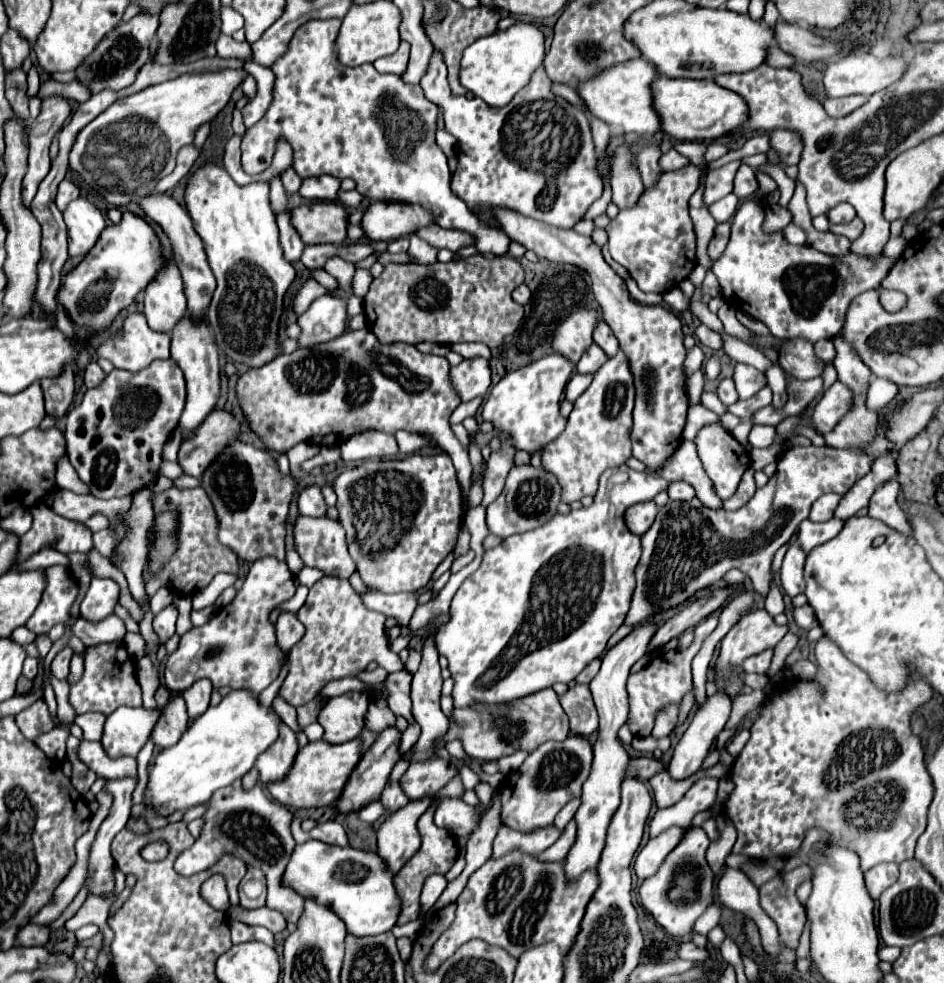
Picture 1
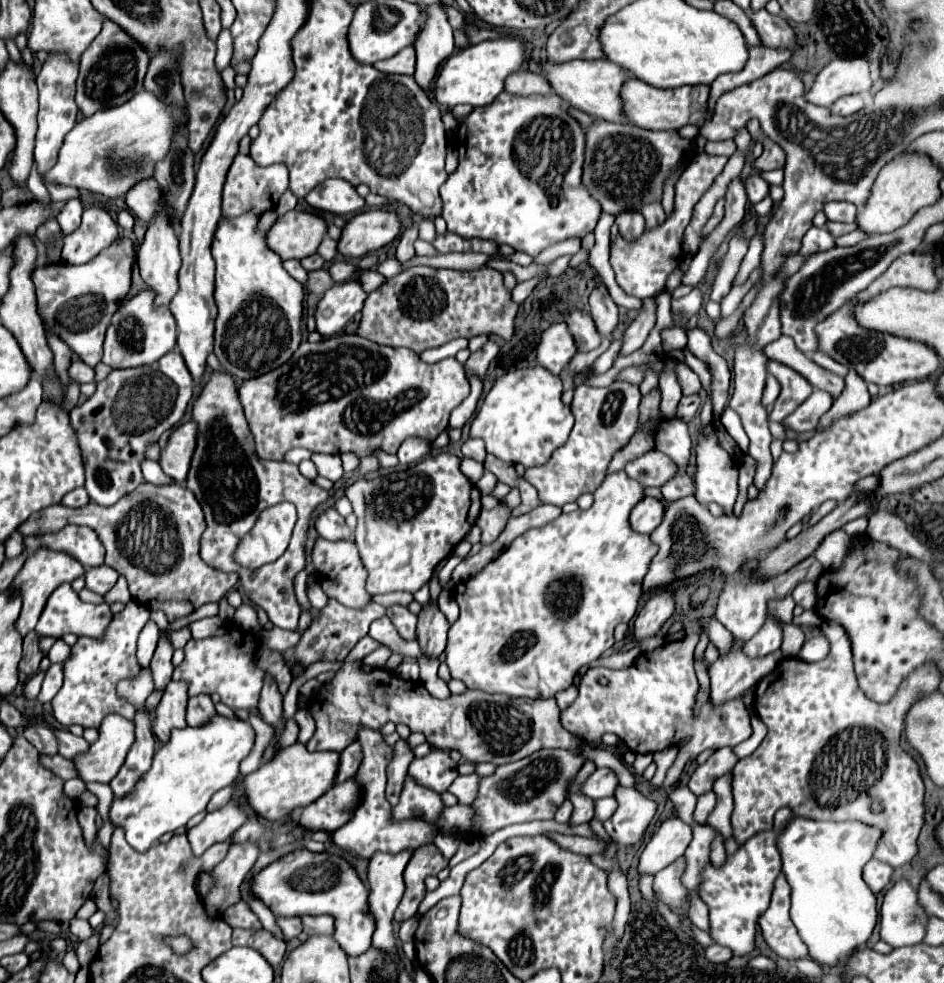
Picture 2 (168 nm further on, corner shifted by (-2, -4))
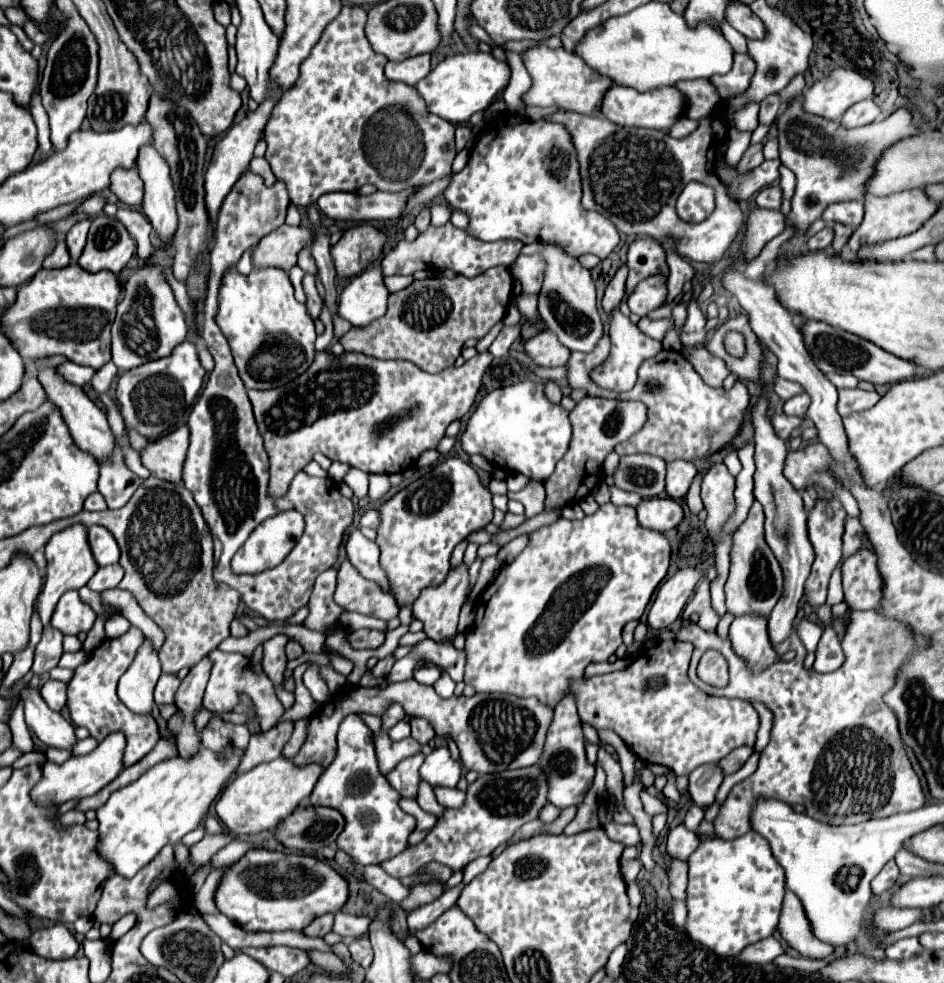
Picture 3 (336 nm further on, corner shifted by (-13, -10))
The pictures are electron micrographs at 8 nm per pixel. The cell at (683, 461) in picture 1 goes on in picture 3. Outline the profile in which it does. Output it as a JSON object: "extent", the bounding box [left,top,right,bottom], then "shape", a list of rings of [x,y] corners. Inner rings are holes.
{"extent":[613,454,665,498],"shape":[[[649,454],[621,456],[613,482],[617,488],[635,492],[641,498],[661,496],[665,492],[665,460]]]}

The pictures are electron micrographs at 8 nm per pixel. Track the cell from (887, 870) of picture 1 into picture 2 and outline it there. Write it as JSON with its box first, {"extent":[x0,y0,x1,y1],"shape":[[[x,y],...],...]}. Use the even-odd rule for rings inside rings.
{"extent":[864,860,892,894],"shape":[[[870,860],[866,866],[864,866],[864,882],[870,886],[870,890],[874,894],[882,892],[886,888],[886,884],[890,882],[890,876],[892,876],[892,868],[884,862],[878,862],[878,860]]]}

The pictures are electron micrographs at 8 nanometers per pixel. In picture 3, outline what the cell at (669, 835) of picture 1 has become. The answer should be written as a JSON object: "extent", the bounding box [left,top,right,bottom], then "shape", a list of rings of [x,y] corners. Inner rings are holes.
{"extent":[667,824,699,860],"shape":[[[683,824],[673,828],[667,836],[667,854],[679,860],[687,860],[689,854],[699,846],[699,838],[695,832],[687,830]]]}

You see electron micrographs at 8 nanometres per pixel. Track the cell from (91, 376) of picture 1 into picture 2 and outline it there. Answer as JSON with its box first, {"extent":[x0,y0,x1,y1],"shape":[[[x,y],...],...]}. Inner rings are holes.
{"extent":[70,360,96,382],"shape":[[[74,360],[72,362],[72,366],[70,366],[70,378],[74,380],[74,382],[94,382],[94,376],[96,376],[96,372],[94,372],[94,368],[92,366],[86,366],[82,360]]]}

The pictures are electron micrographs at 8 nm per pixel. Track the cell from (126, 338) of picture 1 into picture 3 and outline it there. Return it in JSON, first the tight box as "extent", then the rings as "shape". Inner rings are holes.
{"extent":[111,244,187,370],"shape":[[[159,244],[149,260],[123,284],[123,296],[117,304],[117,316],[111,328],[111,356],[119,370],[131,370],[151,360],[171,354],[171,350],[187,338],[185,314],[175,302],[173,290],[167,282],[165,268],[171,268],[173,254],[165,244]]]}

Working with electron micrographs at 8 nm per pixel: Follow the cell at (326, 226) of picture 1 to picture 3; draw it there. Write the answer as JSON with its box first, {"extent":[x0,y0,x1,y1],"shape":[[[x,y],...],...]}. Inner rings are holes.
{"extent":[251,226,313,270],"shape":[[[287,226],[269,232],[253,248],[251,260],[253,268],[281,268],[291,270],[297,264],[297,252],[305,246],[311,246],[313,232],[303,226]]]}

